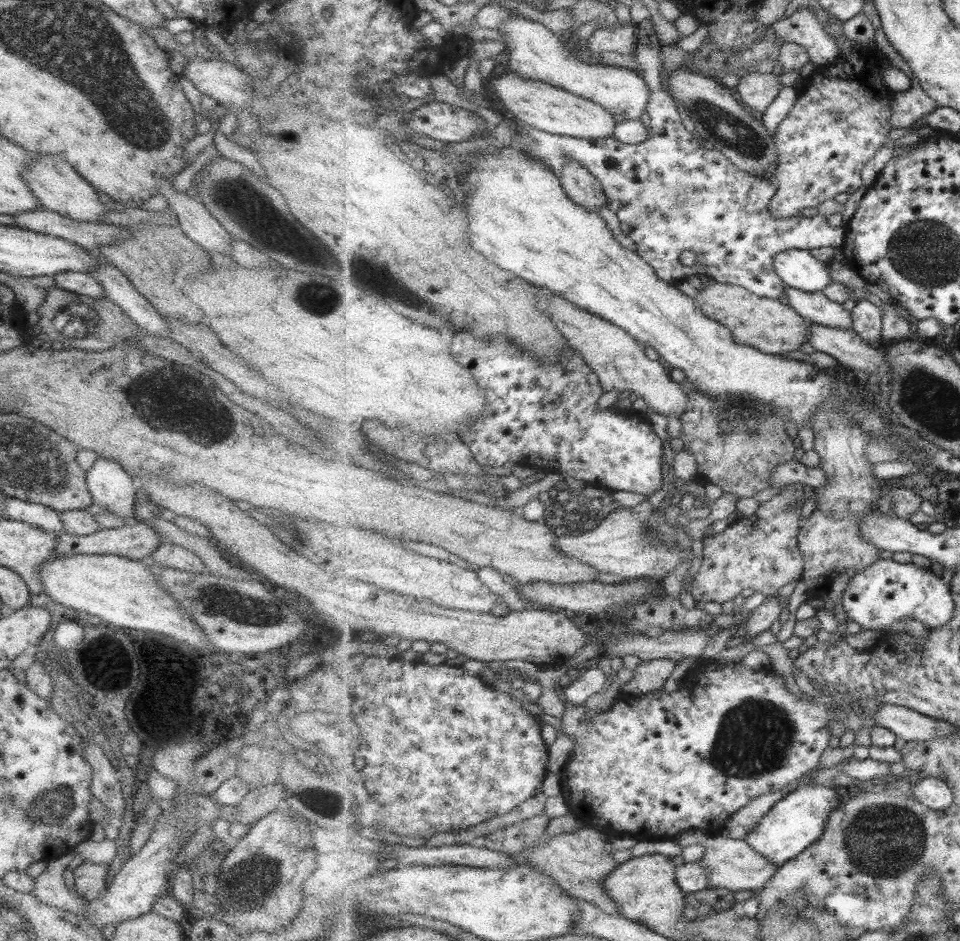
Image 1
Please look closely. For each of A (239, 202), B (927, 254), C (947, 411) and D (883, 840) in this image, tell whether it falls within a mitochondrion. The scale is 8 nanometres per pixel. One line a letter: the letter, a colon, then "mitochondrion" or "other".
A: mitochondrion
B: mitochondrion
C: mitochondrion
D: mitochondrion

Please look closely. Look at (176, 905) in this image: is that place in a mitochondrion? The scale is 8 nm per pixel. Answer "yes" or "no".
no

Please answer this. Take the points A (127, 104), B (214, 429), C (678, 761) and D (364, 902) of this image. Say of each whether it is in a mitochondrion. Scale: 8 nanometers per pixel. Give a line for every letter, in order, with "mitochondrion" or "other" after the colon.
A: mitochondrion
B: mitochondrion
C: other
D: mitochondrion

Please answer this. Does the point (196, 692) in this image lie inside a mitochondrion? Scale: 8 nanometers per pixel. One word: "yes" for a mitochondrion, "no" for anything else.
no

